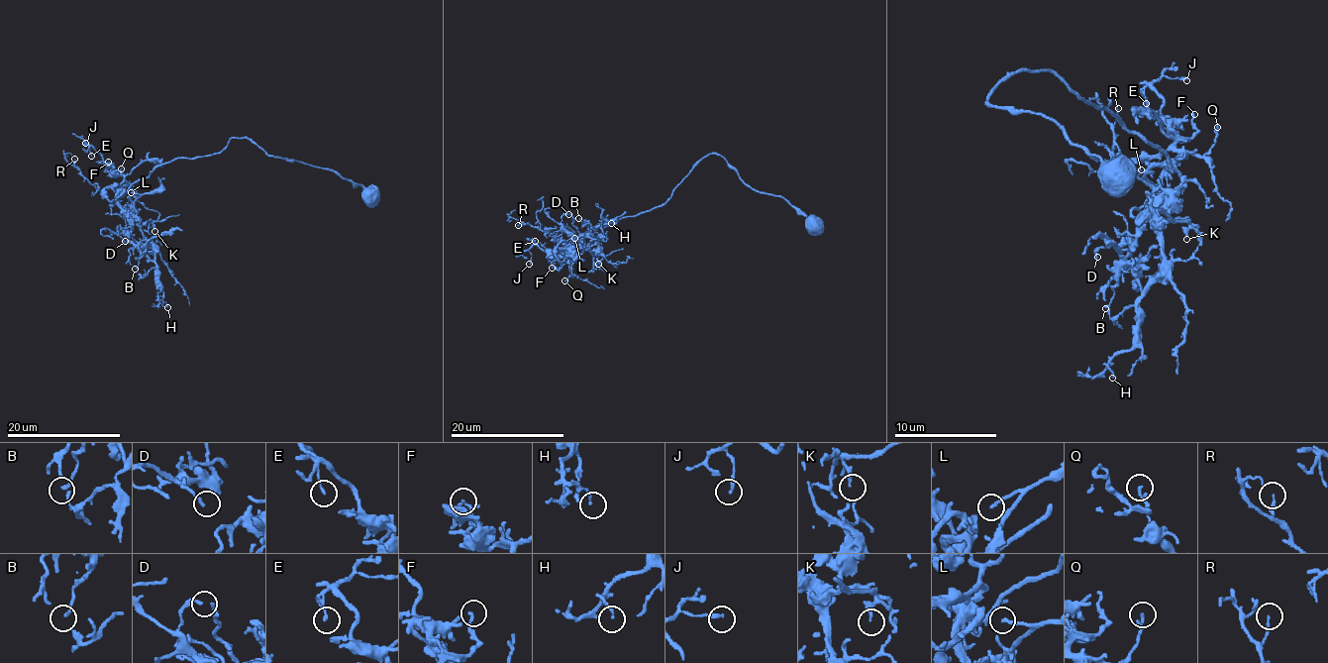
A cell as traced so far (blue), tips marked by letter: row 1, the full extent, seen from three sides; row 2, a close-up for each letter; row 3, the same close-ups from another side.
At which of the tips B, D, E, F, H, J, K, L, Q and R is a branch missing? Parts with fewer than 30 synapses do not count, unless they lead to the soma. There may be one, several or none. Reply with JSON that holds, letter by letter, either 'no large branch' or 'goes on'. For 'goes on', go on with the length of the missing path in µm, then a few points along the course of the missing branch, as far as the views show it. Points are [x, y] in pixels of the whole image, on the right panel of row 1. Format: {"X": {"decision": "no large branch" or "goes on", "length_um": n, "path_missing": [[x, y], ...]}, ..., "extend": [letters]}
{"B": {"decision": "no large branch"}, "D": {"decision": "no large branch"}, "E": {"decision": "no large branch"}, "F": {"decision": "no large branch"}, "H": {"decision": "no large branch"}, "J": {"decision": "no large branch"}, "K": {"decision": "no large branch"}, "L": {"decision": "no large branch"}, "Q": {"decision": "no large branch"}, "R": {"decision": "goes on", "length_um": 20, "path_missing": [[1118, 108], [1123, 83], [1136, 75], [1138, 57], [1146, 45], [1146, 32], [1169, 3], [1169, 11]]}, "extend": ["R"]}

